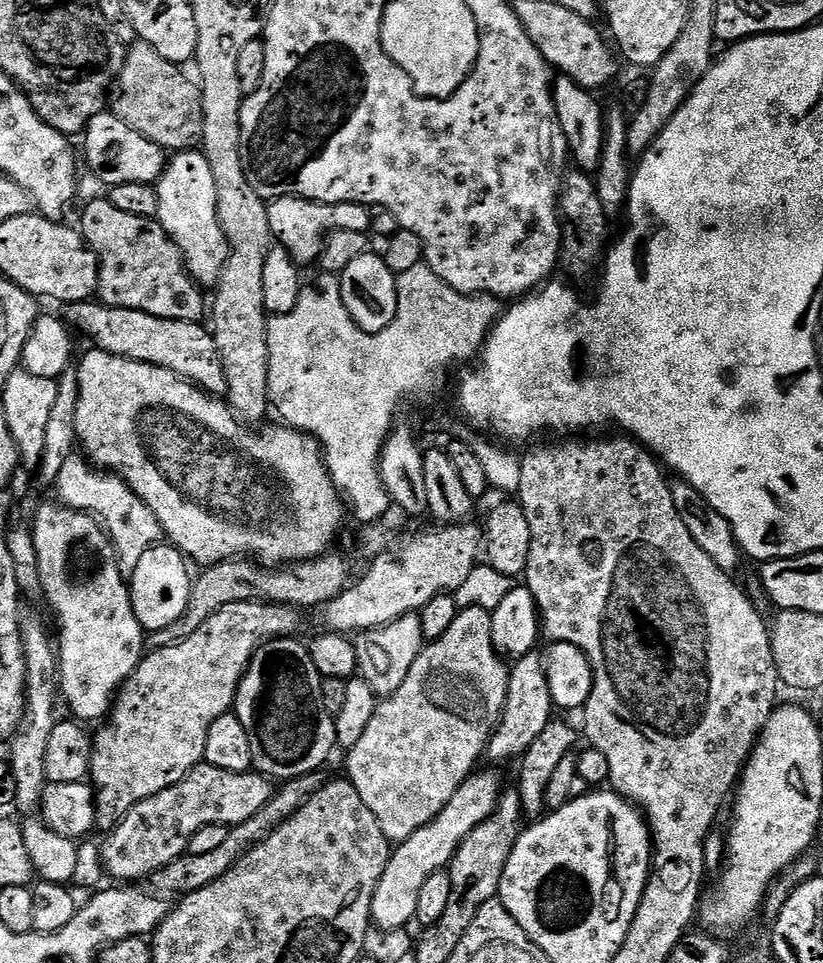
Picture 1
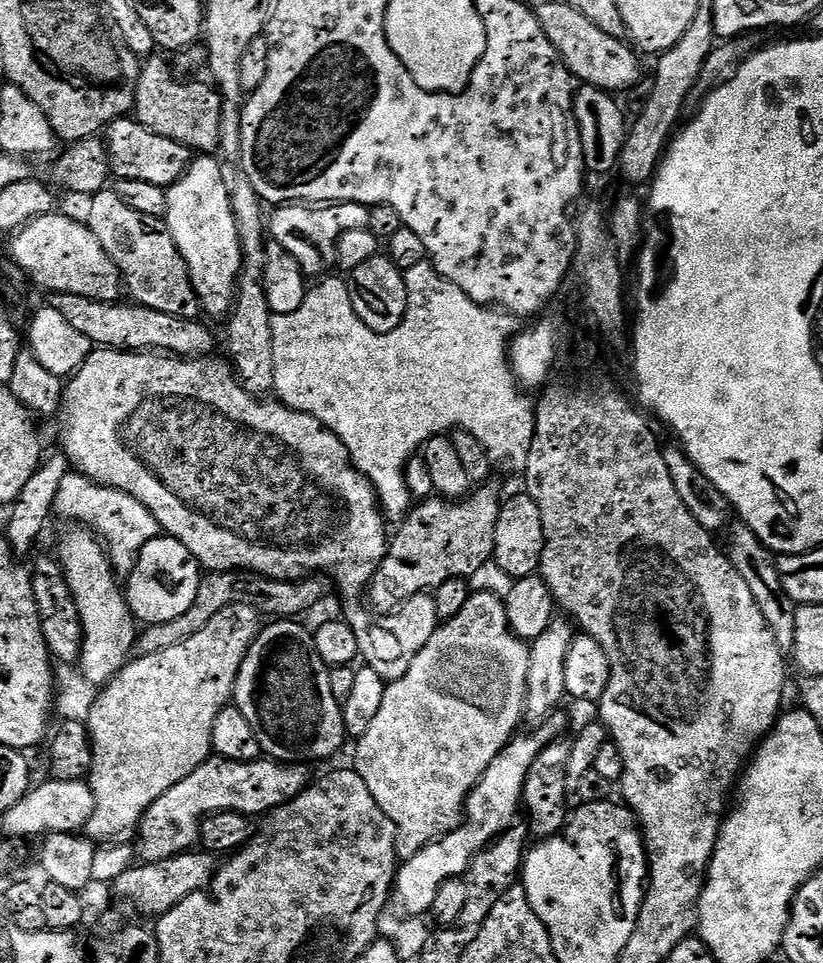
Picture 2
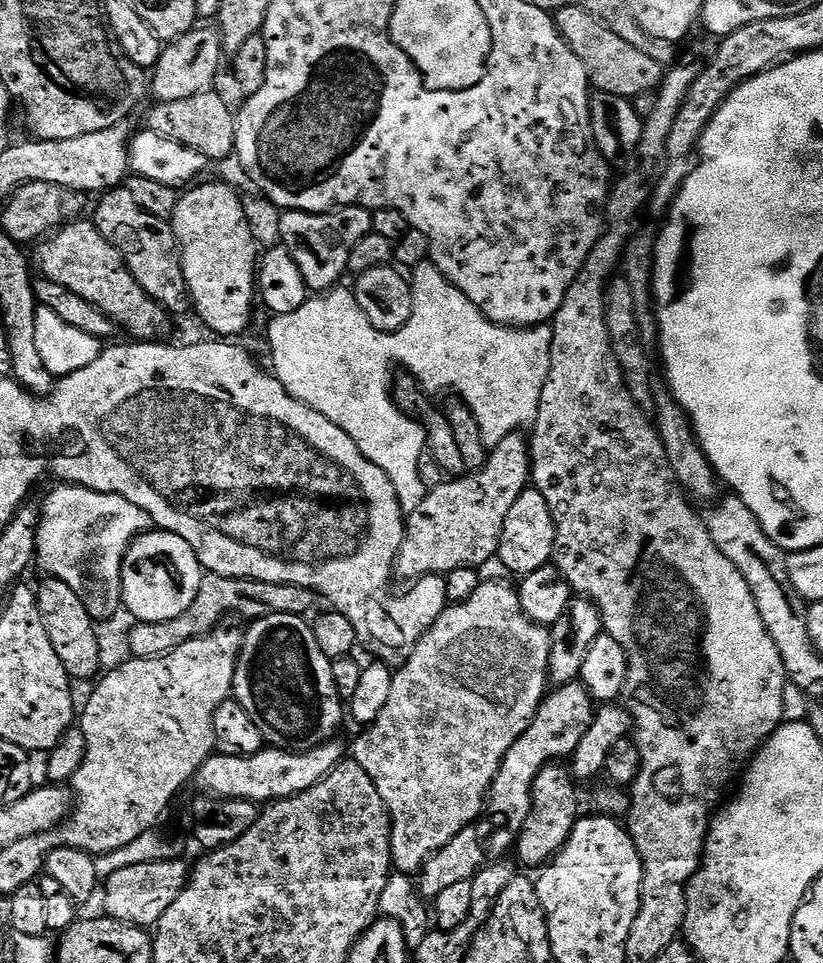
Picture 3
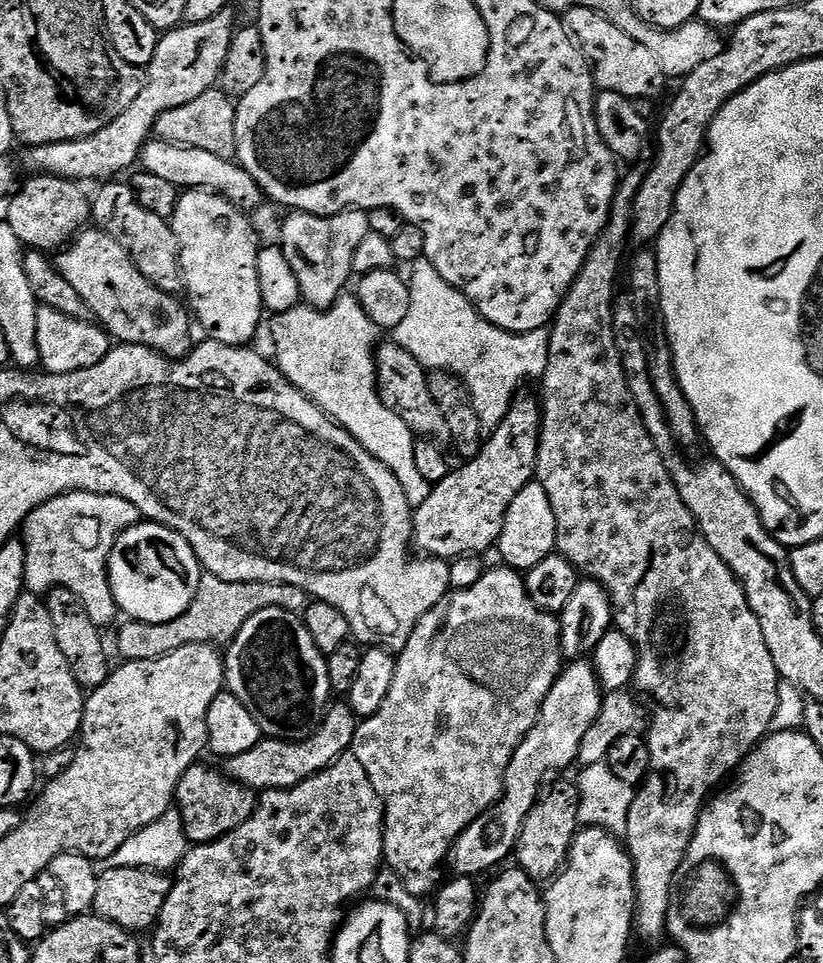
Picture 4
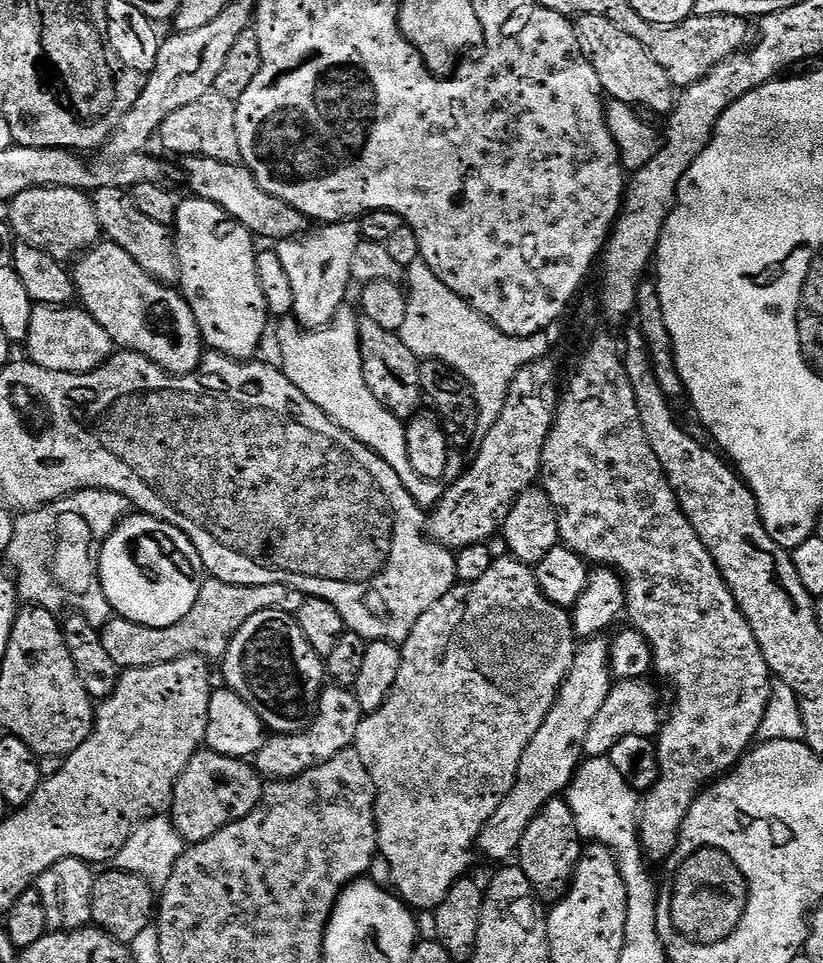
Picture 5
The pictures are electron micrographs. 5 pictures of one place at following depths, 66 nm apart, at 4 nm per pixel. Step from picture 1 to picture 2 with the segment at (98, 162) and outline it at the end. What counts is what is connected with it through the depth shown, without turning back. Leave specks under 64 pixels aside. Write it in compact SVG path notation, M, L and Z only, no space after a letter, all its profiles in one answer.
M121 118L107 125L106 151L108 167L116 180L137 180L138 182L154 182L154 186L165 190L176 184L190 163L190 150L170 138L162 138L162 134L154 134L146 126L142 126L134 118Z

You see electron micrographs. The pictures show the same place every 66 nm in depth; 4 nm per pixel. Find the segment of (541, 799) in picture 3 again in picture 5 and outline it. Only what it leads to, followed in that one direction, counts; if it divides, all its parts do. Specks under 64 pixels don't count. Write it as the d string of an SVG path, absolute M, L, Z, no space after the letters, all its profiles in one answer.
M557 798L546 802L534 822L526 826L518 853L518 866L526 874L538 899L545 905L555 904L568 893L581 851L582 839L575 824L574 810L568 805L567 799Z

